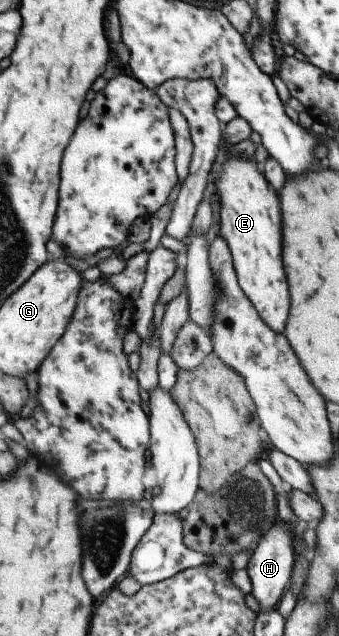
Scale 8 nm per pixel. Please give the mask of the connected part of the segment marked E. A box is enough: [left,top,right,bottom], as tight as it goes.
[208,135,289,333]

